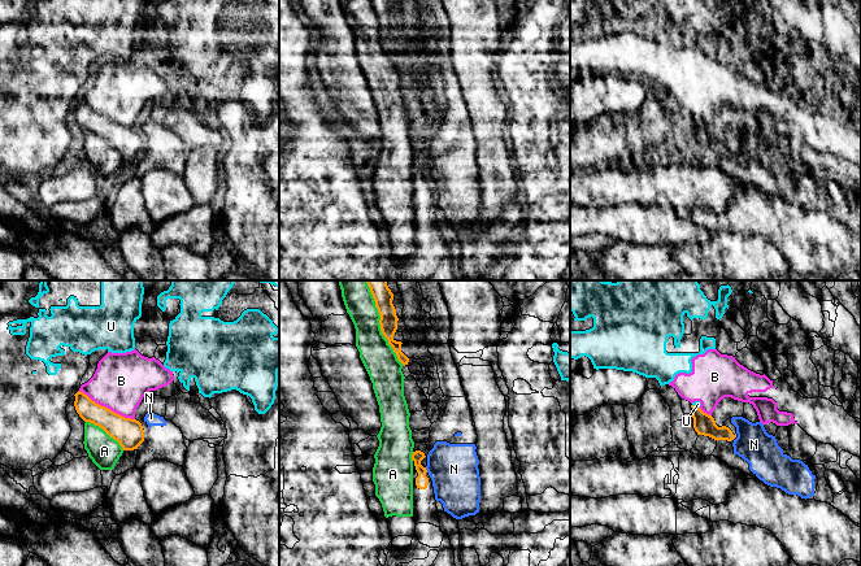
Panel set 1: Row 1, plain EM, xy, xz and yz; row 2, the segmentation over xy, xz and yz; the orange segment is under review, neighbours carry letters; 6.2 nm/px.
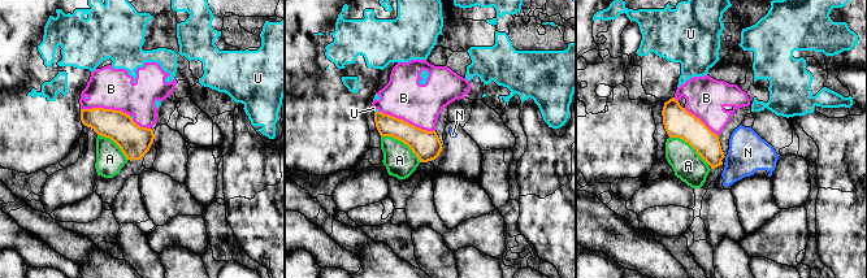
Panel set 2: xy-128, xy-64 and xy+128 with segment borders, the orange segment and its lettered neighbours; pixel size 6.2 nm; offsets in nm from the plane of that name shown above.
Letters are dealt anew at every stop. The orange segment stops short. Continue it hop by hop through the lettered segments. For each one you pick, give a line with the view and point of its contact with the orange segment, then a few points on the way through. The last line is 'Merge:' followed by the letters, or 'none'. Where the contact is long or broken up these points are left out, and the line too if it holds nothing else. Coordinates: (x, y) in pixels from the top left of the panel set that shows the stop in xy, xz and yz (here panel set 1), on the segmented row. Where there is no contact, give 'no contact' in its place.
Merge: none

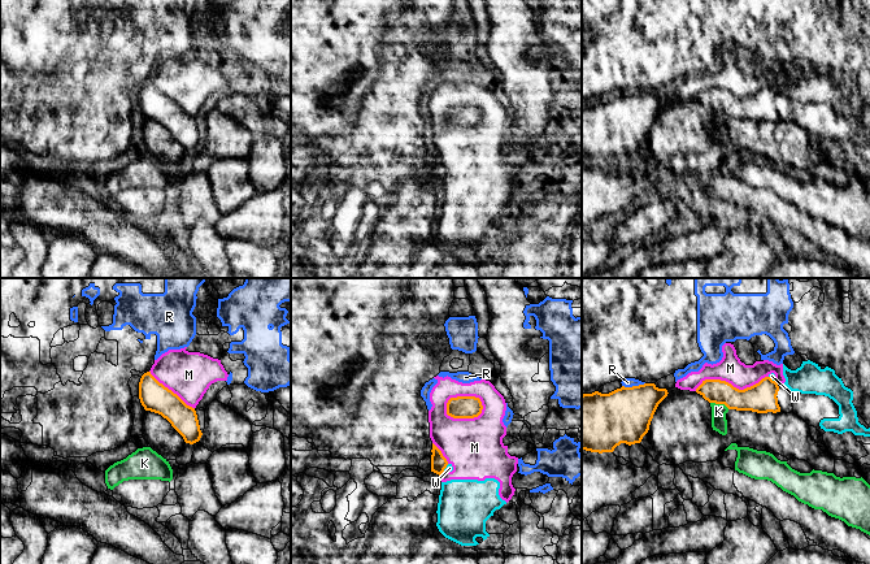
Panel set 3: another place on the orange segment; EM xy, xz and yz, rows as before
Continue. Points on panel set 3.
Merge: none

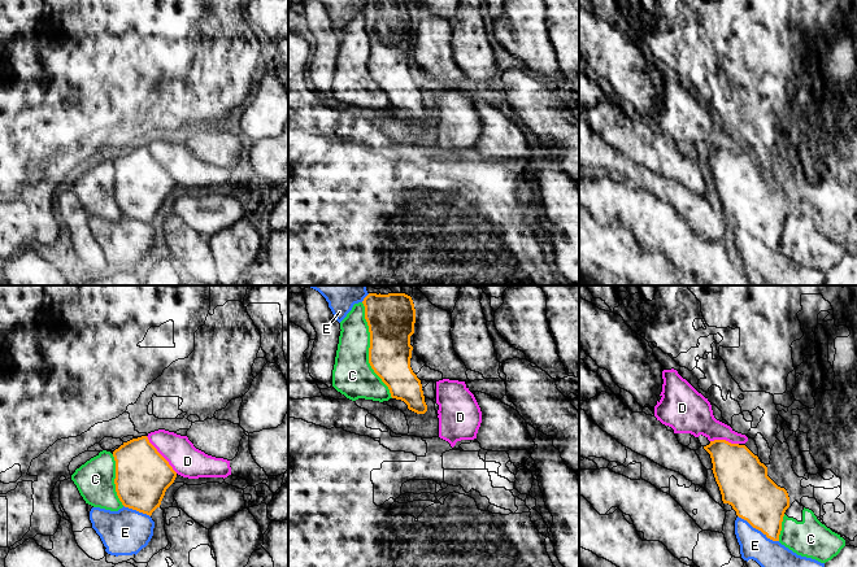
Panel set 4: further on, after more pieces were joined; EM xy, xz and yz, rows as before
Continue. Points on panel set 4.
Merge: none

